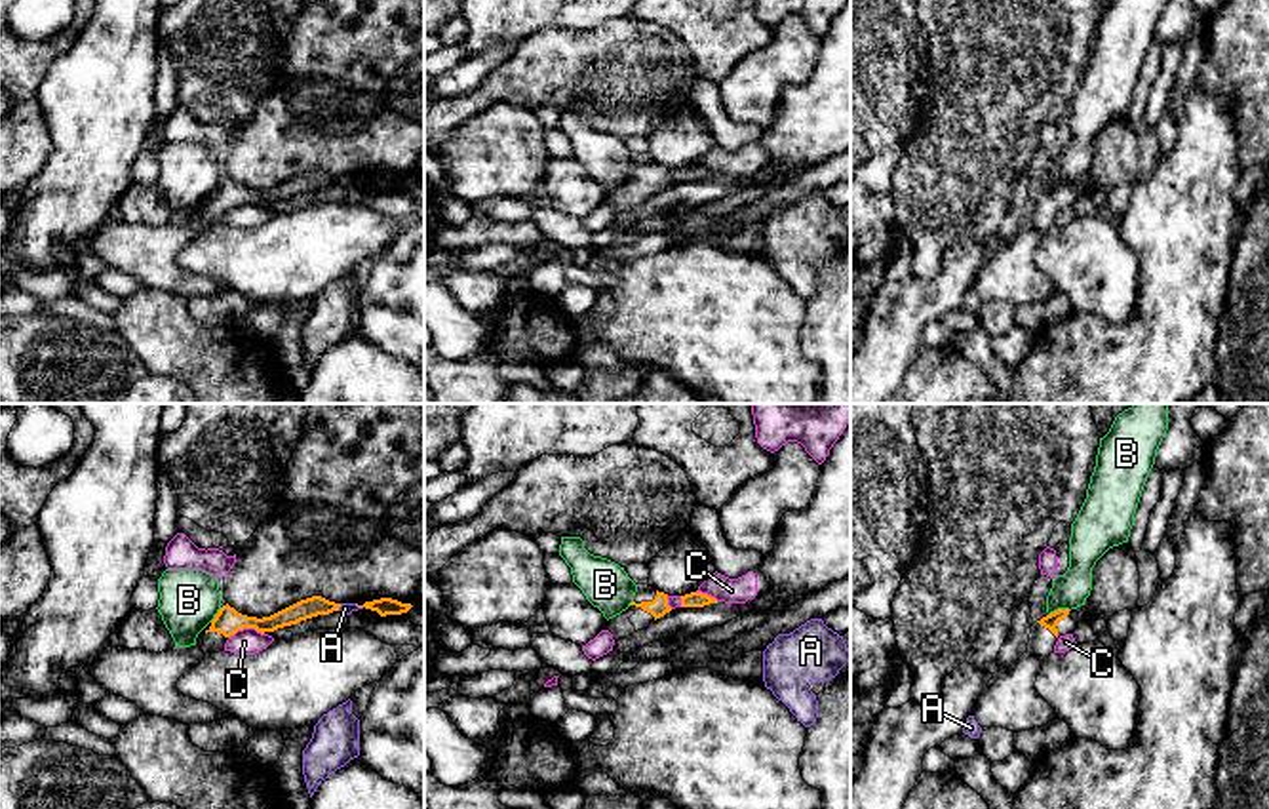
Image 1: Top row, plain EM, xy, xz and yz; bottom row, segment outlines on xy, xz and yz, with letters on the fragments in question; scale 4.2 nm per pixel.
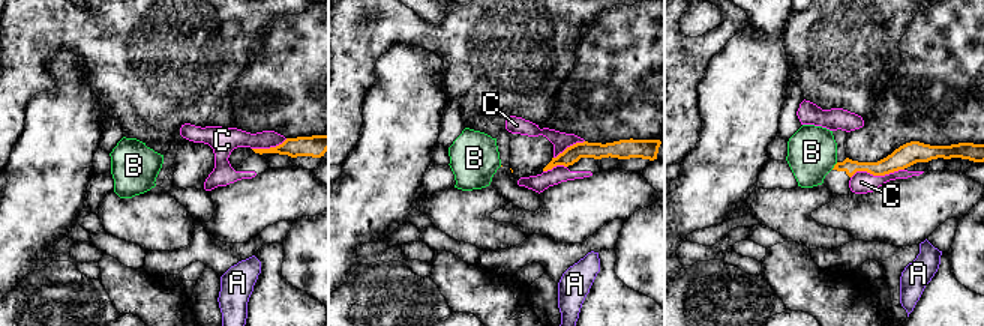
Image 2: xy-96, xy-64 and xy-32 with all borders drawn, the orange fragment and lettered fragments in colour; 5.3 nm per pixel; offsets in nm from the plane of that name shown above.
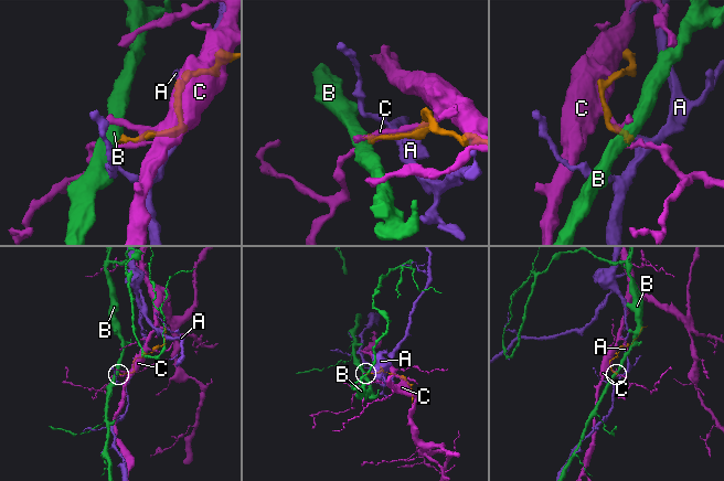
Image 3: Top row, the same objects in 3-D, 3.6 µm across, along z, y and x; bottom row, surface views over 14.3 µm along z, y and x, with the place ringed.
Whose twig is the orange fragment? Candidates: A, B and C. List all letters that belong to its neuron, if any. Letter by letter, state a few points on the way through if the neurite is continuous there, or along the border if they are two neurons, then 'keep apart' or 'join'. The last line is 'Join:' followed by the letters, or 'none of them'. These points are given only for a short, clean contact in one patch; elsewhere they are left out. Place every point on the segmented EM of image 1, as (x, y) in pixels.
A: along xy (354, 604), (362, 608) | keep apart
B: along yz (1070, 610), (1054, 610), (1049, 615) | keep apart
C: keep apart
Join: none of them

